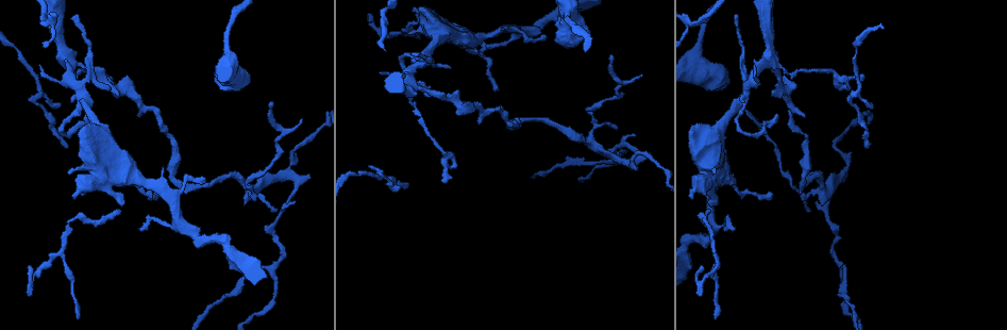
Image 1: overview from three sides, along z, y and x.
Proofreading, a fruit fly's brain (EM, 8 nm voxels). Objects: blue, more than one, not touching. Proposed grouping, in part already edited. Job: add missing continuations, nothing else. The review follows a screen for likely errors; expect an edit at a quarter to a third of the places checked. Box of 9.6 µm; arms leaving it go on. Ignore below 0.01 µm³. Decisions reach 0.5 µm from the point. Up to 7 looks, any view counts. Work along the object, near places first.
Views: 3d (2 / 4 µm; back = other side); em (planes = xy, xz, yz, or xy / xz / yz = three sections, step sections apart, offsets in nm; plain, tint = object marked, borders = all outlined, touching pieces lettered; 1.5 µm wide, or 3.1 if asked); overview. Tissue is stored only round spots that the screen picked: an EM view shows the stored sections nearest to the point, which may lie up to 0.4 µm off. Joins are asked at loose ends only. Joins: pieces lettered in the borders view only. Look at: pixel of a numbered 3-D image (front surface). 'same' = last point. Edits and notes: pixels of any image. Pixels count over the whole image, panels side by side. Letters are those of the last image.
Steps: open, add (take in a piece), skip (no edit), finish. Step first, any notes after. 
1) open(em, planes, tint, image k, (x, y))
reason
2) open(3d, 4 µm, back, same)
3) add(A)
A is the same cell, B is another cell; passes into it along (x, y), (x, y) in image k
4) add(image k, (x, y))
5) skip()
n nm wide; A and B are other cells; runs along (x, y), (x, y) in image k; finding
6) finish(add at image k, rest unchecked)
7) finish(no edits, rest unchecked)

open(em, yz, step 4, borders, image 1, (778, 116))
thin end

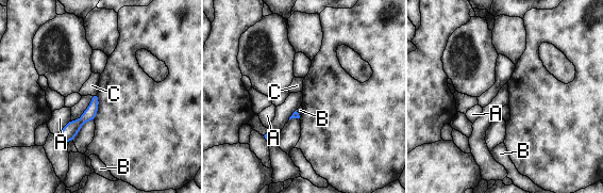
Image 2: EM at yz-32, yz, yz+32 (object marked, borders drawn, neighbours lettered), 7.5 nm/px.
open(em, xz, step 4, borders, same)
cut it another way

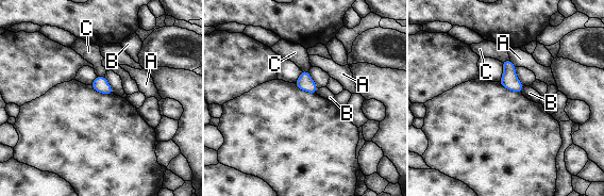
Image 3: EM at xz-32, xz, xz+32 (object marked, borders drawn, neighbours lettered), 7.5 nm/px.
skip()
A, B and C are other cells; none of them fits

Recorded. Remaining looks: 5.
open(3d, 2 µm, image 1, (406, 185))
tapers out

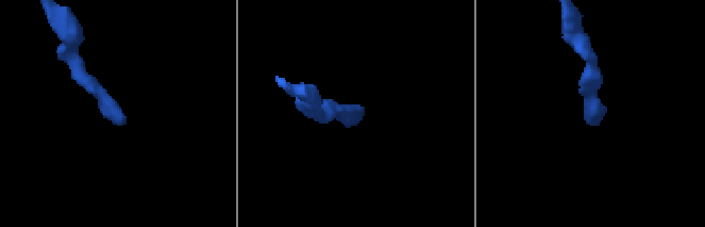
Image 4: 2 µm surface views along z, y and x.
open(em, yz, step 8, plain, image 4, (598, 121))

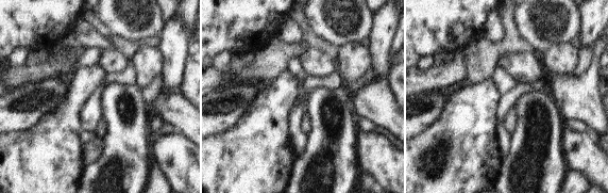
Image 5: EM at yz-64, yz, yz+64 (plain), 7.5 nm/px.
open(em, yz, step 8, borders, same)

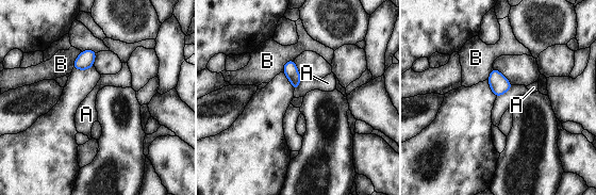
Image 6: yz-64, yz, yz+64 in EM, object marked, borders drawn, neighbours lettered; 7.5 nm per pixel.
skip()
B touches over 140 nm; A and B are other cells; none of them fits

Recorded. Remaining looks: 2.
open(em, yz, step 8, tint, image 1, (545, 34))
thin end

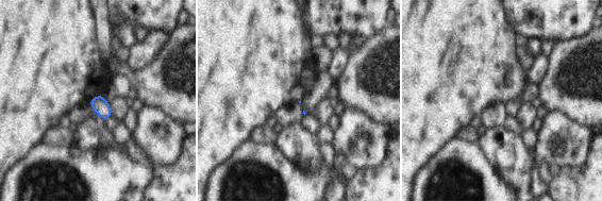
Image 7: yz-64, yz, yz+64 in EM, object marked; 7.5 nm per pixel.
open(em, planes, borders, same)

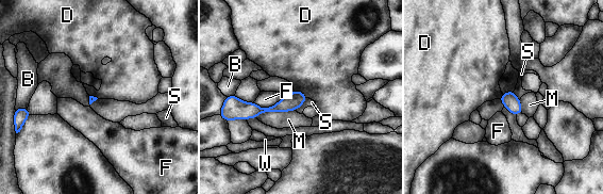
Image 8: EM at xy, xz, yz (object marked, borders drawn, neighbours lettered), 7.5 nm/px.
skip()
B, D, F, M, S and W are other cells; runs along (303, 97), (273, 109), (239, 106) in image 8; no lettered piece goes on from it

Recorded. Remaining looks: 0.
finish(no edits, rest unchecked)

